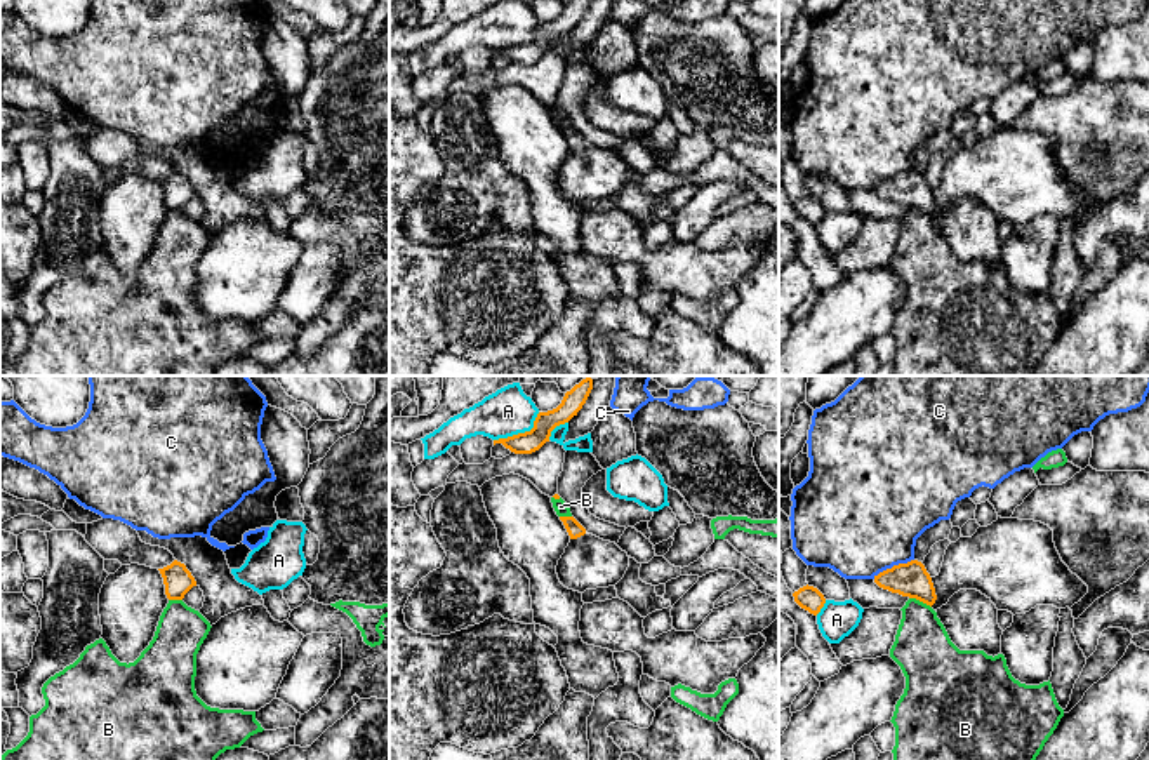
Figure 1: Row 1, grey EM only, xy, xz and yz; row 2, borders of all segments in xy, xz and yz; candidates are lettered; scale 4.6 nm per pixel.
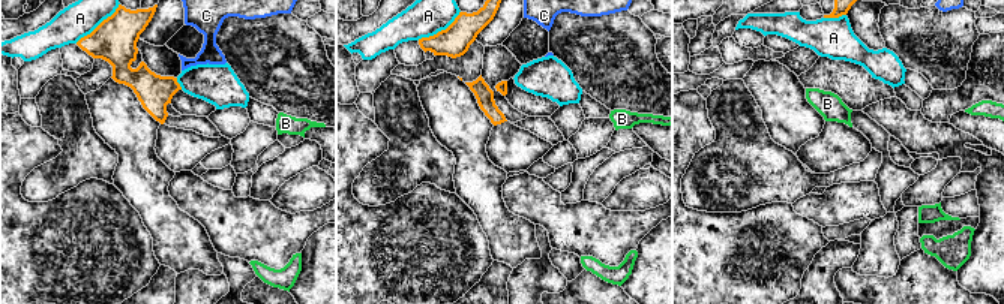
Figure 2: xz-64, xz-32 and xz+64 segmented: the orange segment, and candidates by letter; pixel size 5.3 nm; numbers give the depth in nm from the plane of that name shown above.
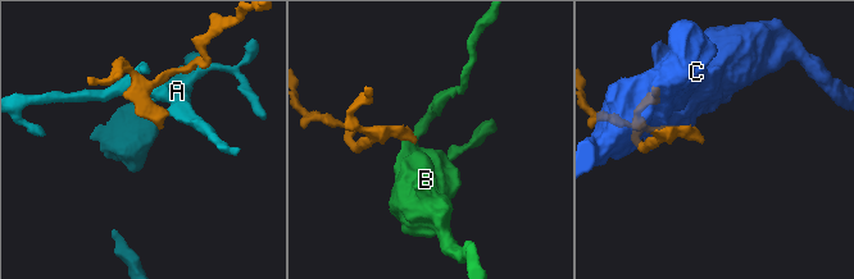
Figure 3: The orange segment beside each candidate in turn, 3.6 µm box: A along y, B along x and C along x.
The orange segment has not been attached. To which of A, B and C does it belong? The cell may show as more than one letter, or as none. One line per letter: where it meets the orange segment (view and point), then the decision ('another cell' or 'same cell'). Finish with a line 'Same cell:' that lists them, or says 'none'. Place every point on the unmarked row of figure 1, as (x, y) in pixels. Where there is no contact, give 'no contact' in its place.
A: contact xz (520, 44); another cell
B: contact yz (920, 211); another cell
C: contact yz (894, 176); another cell
Same cell: none

